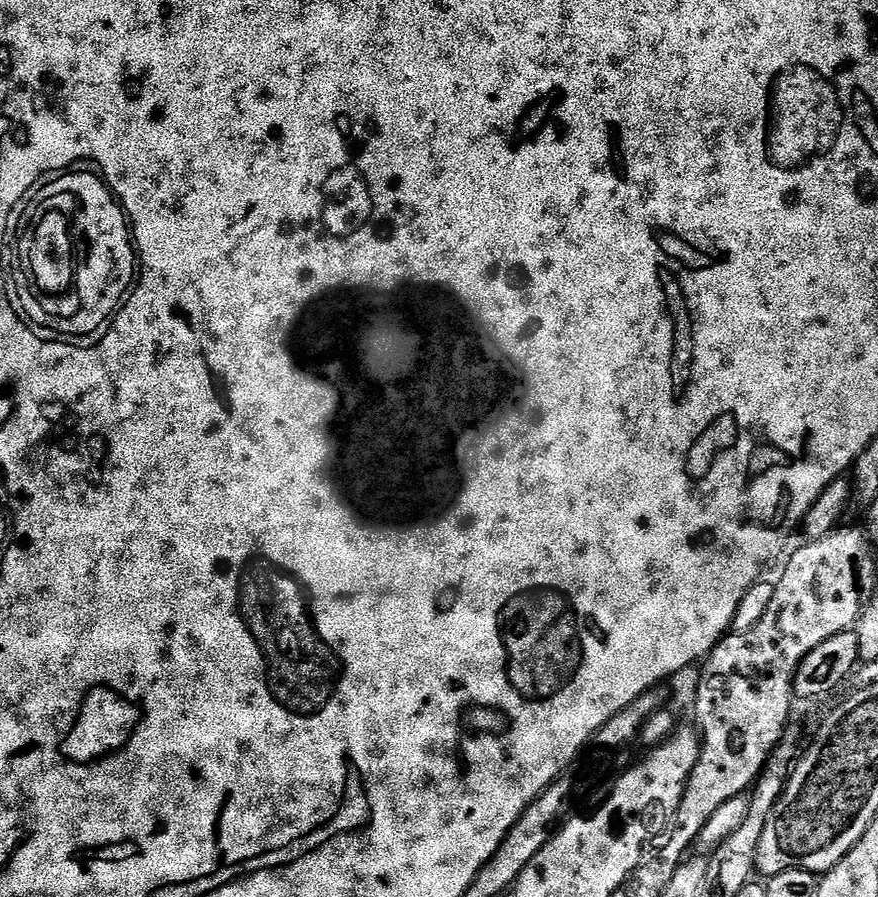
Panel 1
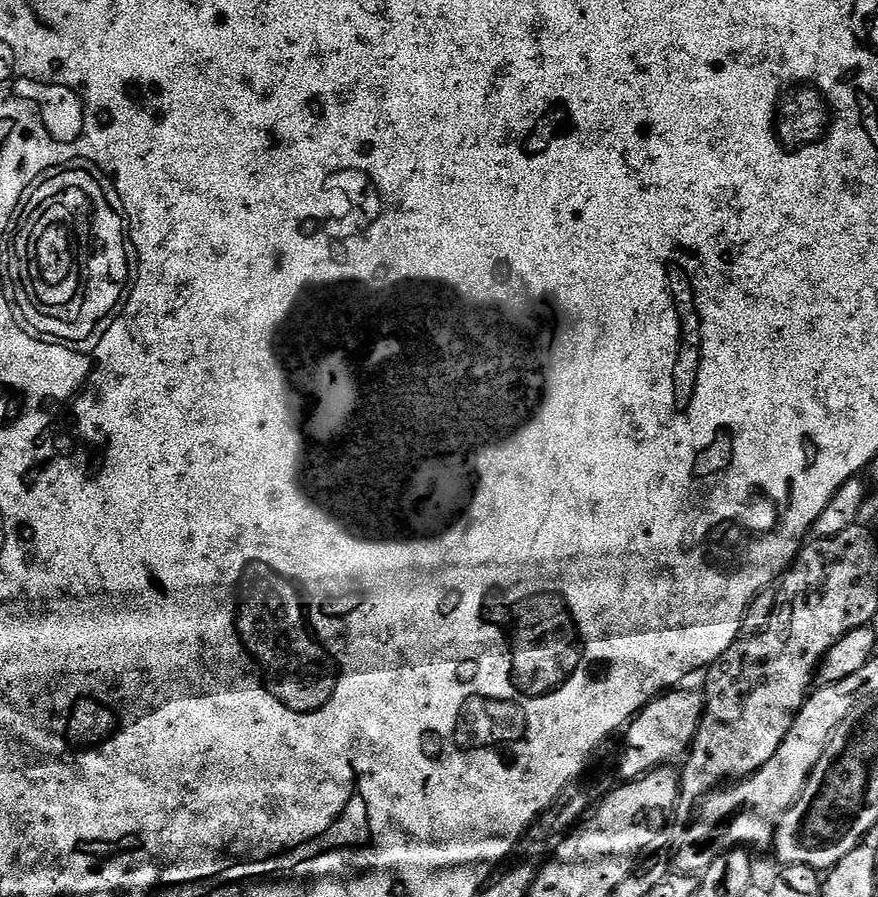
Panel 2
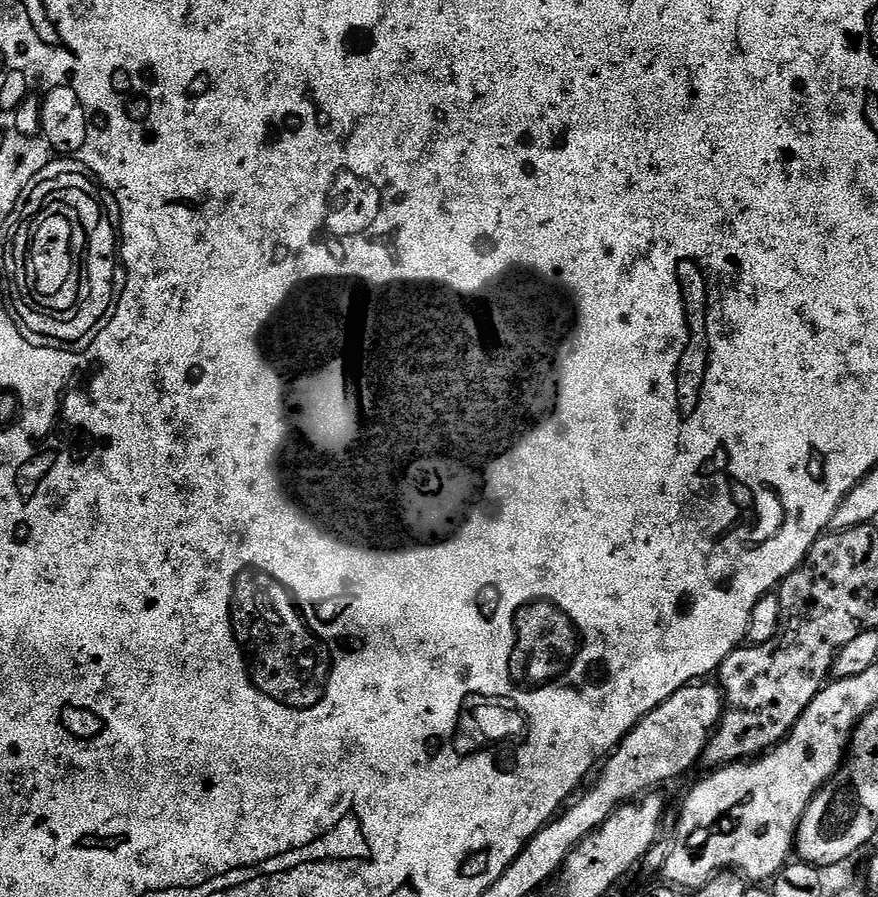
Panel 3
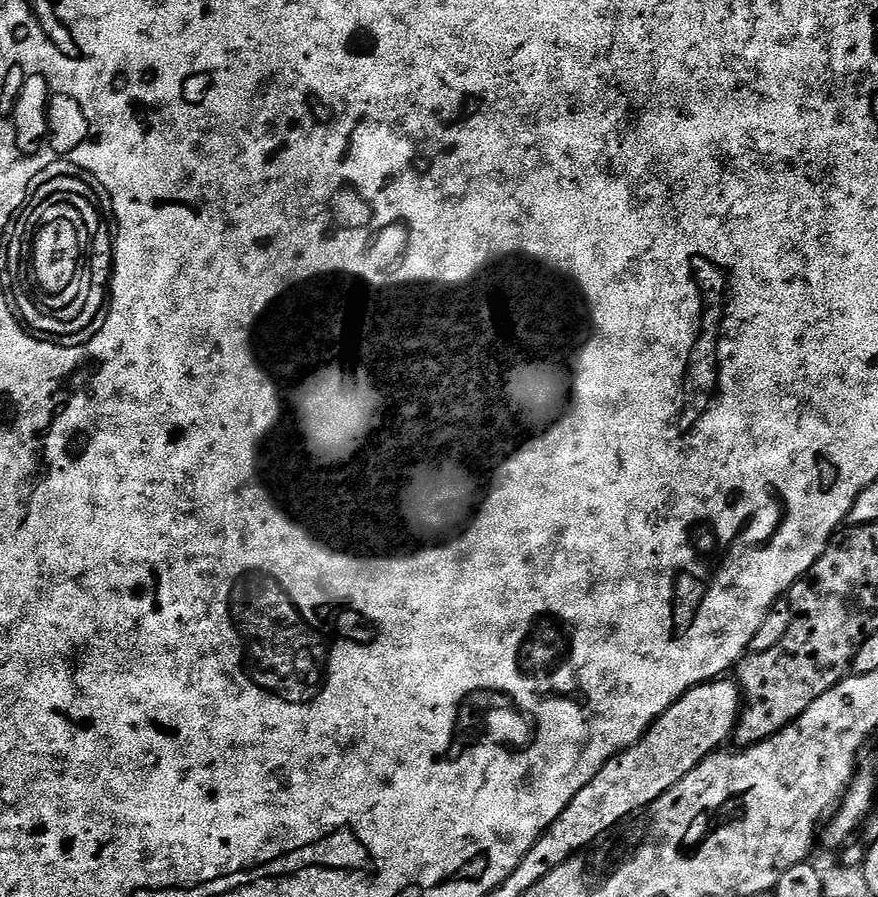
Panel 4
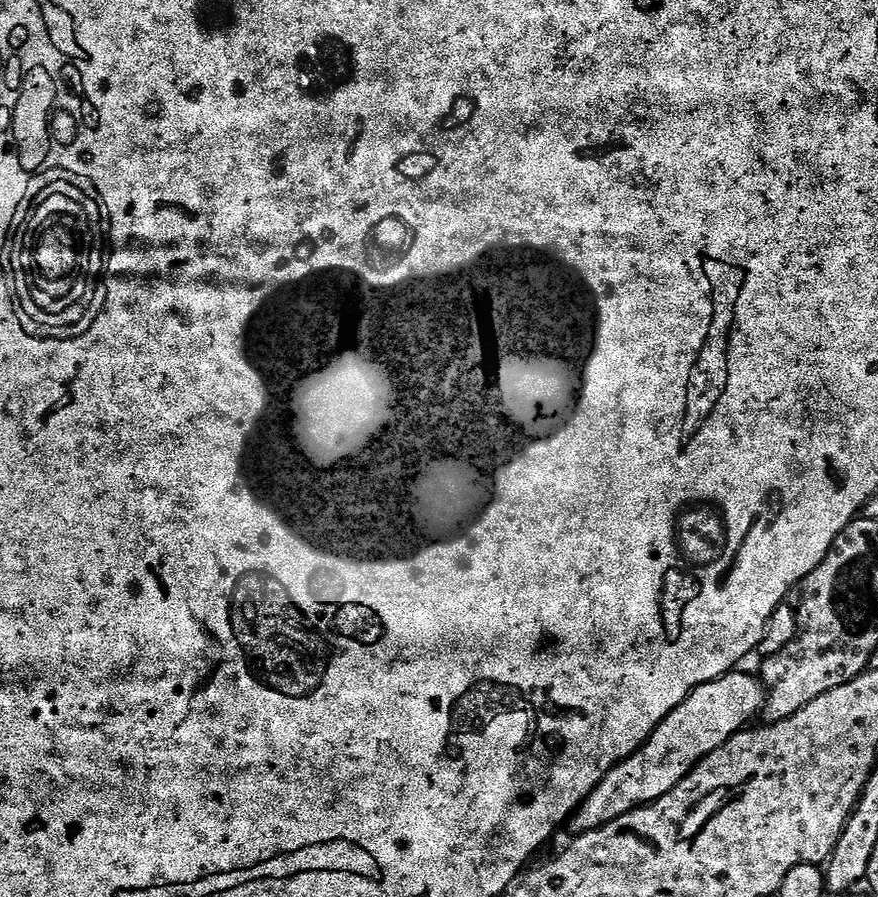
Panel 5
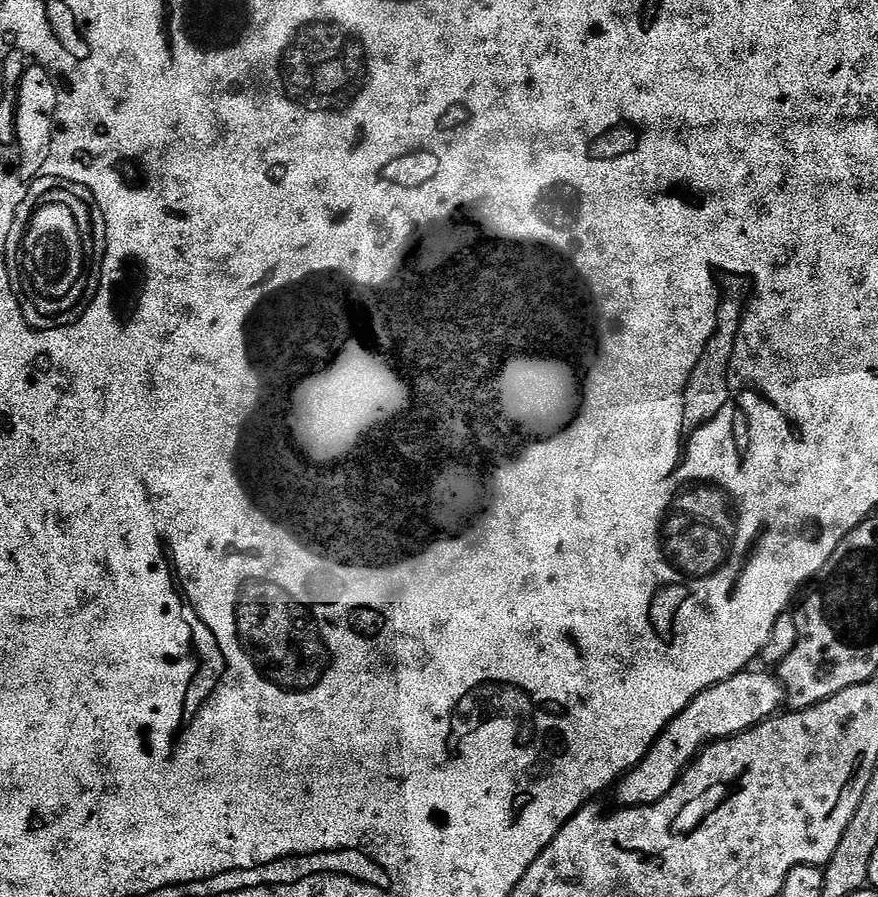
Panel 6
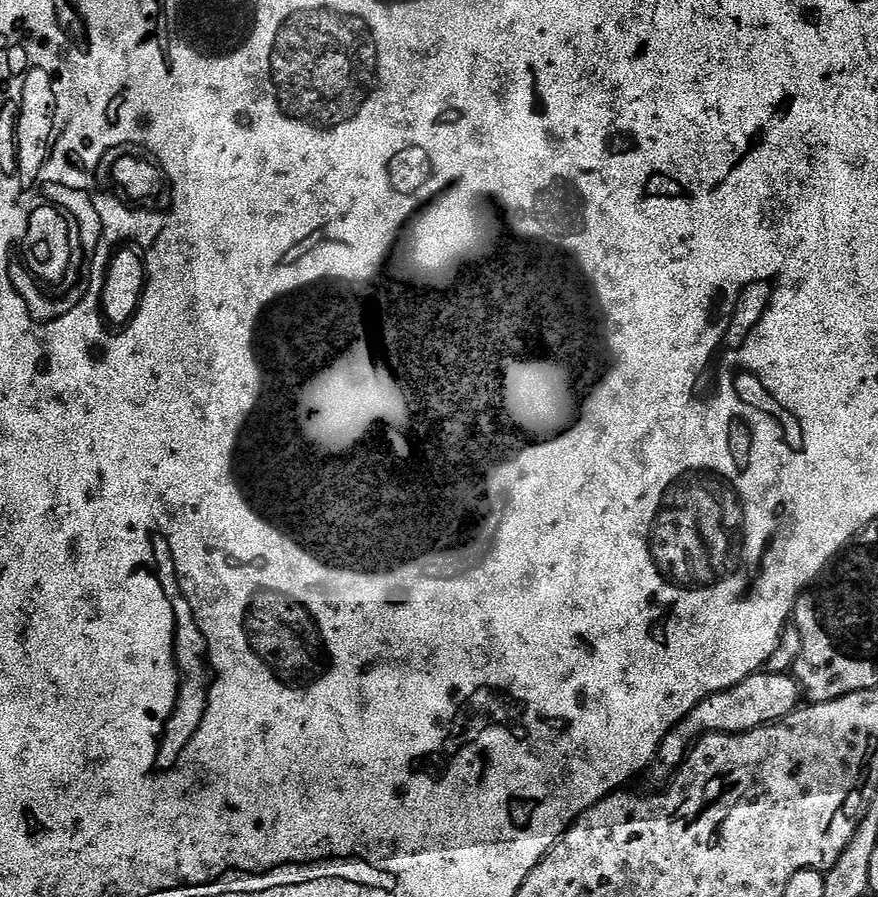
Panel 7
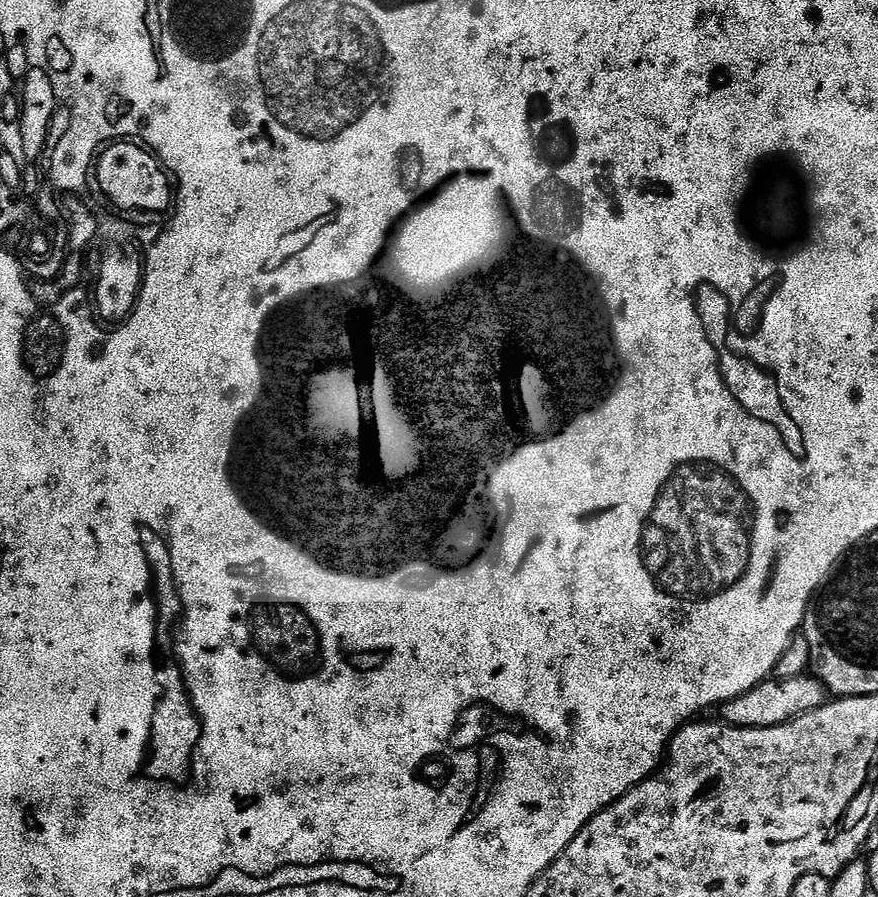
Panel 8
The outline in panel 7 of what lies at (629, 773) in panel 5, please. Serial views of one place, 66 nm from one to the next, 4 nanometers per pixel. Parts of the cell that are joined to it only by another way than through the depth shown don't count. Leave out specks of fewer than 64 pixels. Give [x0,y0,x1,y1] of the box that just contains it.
[650,670,802,781]

